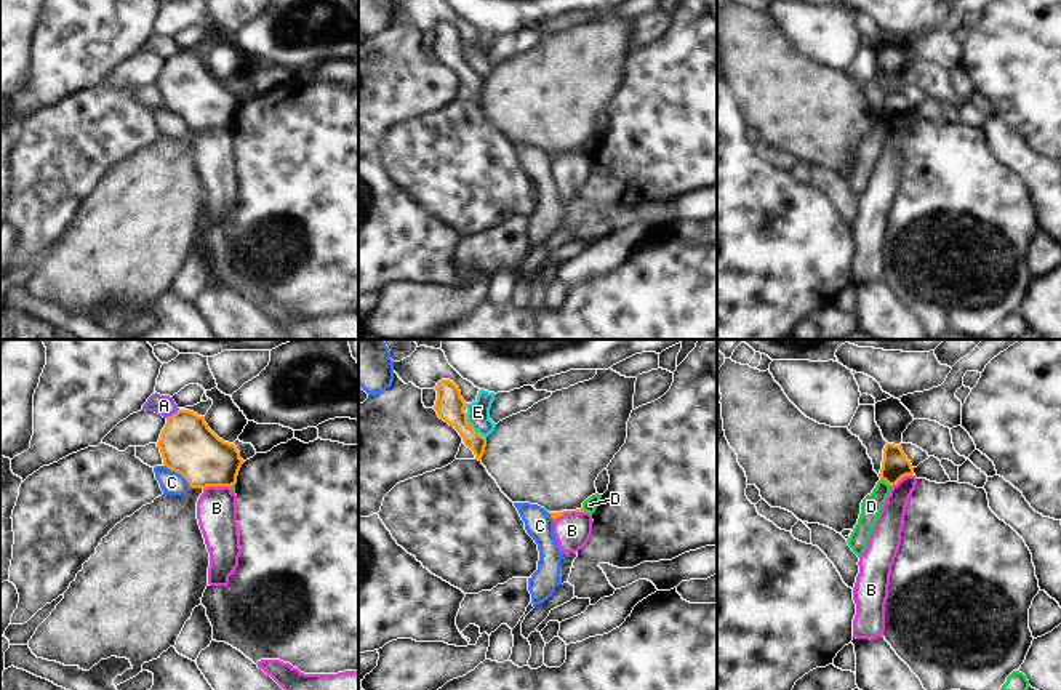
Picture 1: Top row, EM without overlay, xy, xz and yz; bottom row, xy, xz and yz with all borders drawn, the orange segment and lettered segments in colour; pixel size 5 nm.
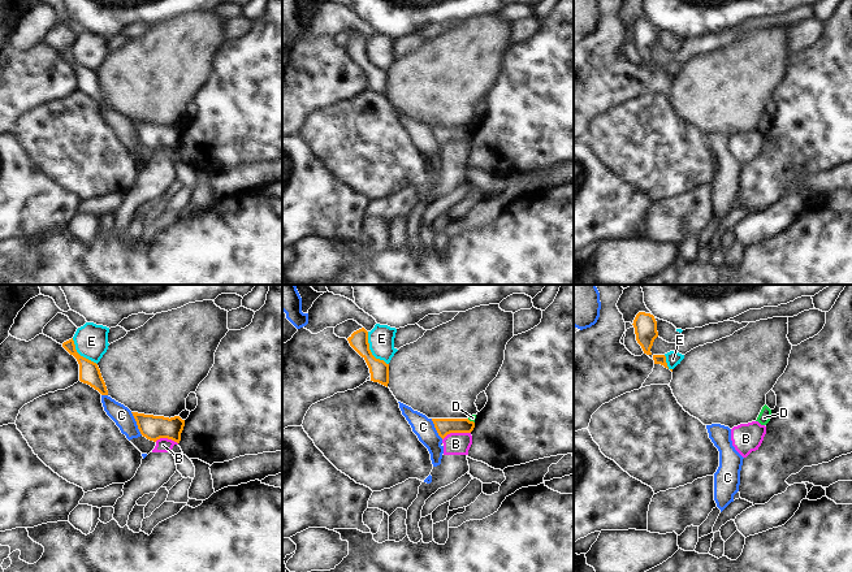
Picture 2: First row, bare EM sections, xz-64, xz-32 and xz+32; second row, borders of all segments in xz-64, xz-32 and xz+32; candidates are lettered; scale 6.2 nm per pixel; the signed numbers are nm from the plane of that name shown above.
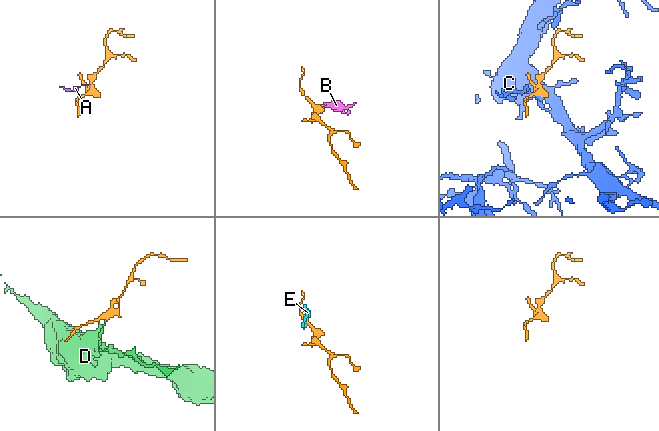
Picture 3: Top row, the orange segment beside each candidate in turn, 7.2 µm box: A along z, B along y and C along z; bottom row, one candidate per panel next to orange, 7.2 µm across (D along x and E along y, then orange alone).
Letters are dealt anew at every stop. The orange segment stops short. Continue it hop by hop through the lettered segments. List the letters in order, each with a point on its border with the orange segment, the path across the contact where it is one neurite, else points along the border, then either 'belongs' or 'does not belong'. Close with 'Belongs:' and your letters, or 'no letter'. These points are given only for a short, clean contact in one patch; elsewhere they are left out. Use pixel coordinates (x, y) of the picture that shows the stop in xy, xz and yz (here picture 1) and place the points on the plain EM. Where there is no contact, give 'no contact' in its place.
A: xy (172, 56) | along xy (178, 50), (167, 60) | does not belong
B: xy (216, 127) | along xy (229, 127), (207, 127), (204, 130) | does not belong
C: xy (178, 114) | does not belong
D: yz (885, 122) | along yz (880, 119), (890, 128) | does not belong
E: xz (471, 69) | along xz (466, 55), (466, 63), (485, 79) | does not belong
Belongs: no letter

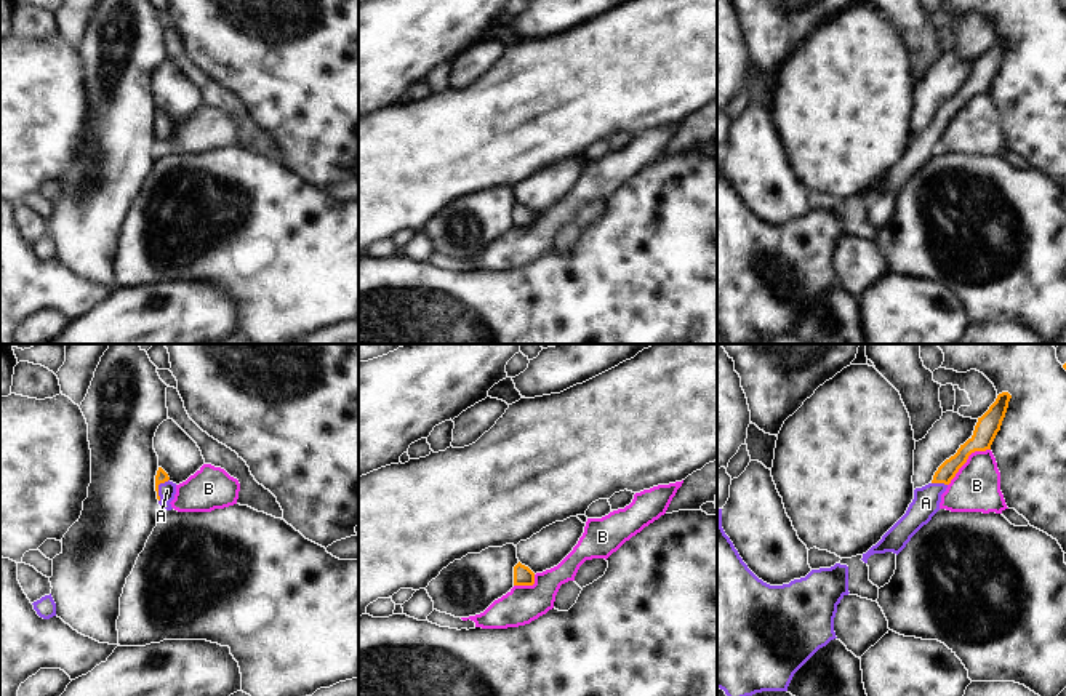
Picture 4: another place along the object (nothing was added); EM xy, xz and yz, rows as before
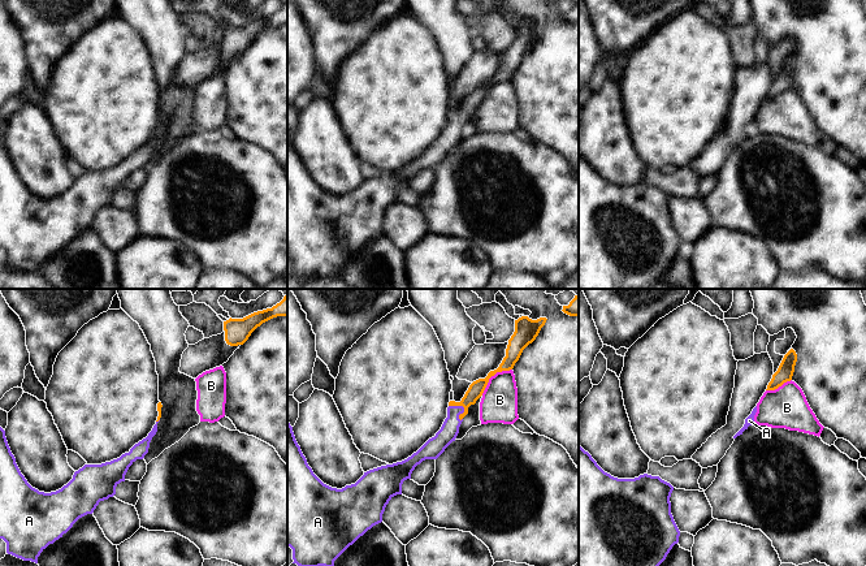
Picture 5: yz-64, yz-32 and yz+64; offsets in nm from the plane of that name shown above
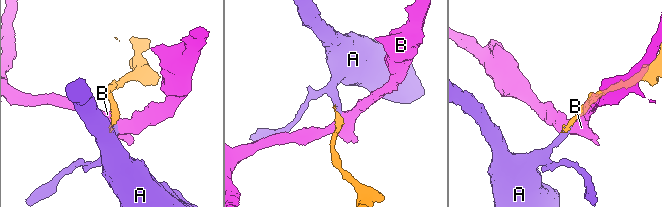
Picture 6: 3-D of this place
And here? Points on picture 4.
A: xy (157, 130) | across xy (162, 117), (157, 130), (167, 132) | belongs
B: yz (965, 103) | along yz (989, 90), (973, 93), (948, 127) | does not belong
Belongs: A

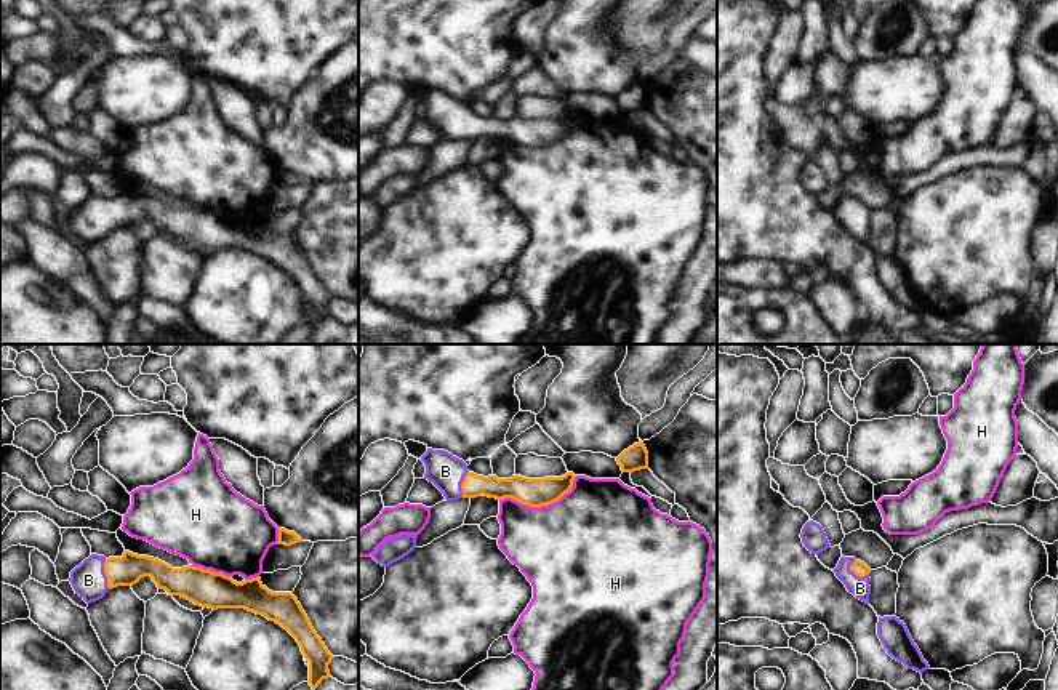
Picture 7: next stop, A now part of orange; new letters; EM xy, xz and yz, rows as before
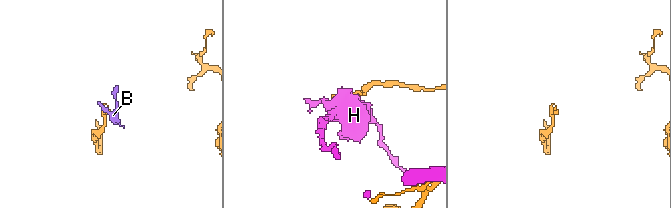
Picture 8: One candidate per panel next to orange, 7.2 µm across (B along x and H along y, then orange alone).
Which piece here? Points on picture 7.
B: xy (104, 213) | across xy (127, 212), (104, 213), (88, 221) | belongs
H: xz (541, 146) | does not belong
Belongs: B

